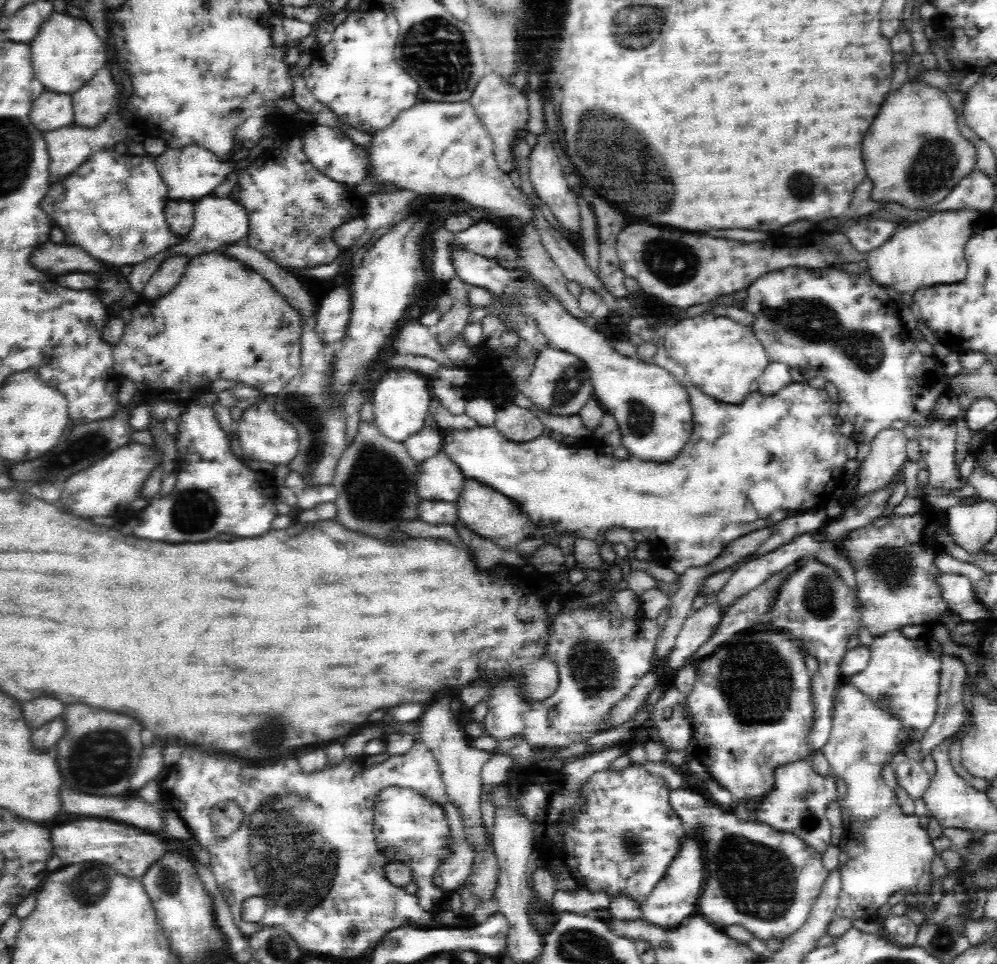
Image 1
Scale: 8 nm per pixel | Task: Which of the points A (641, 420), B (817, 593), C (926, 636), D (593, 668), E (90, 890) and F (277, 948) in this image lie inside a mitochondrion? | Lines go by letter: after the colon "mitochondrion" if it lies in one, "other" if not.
A: mitochondrion
B: mitochondrion
C: other
D: mitochondrion
E: mitochondrion
F: mitochondrion

